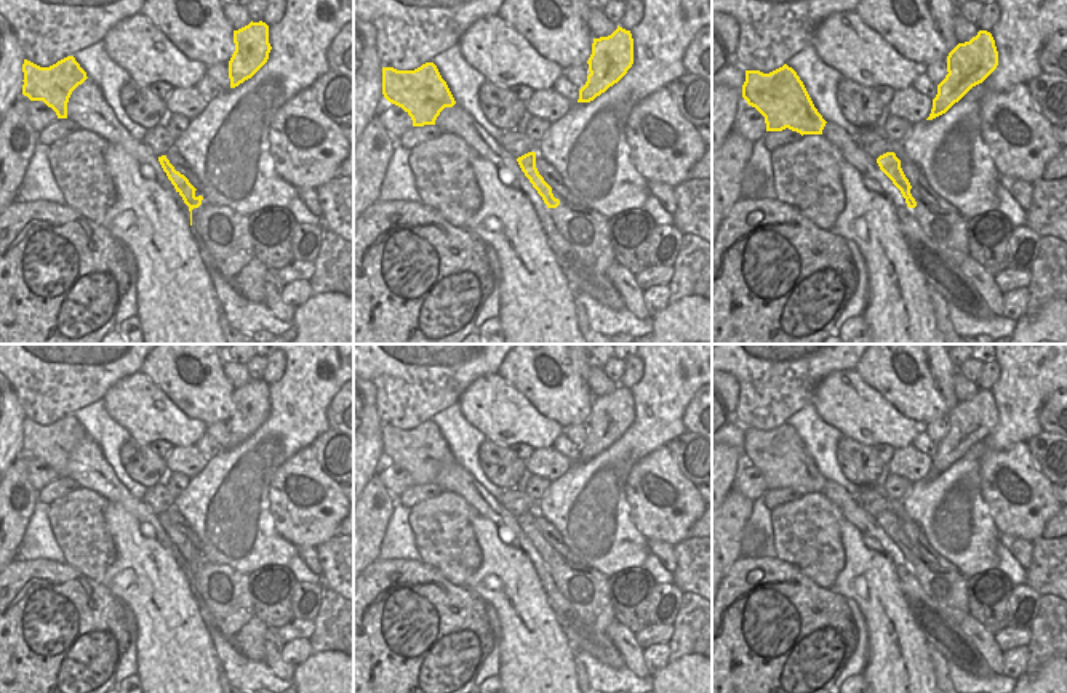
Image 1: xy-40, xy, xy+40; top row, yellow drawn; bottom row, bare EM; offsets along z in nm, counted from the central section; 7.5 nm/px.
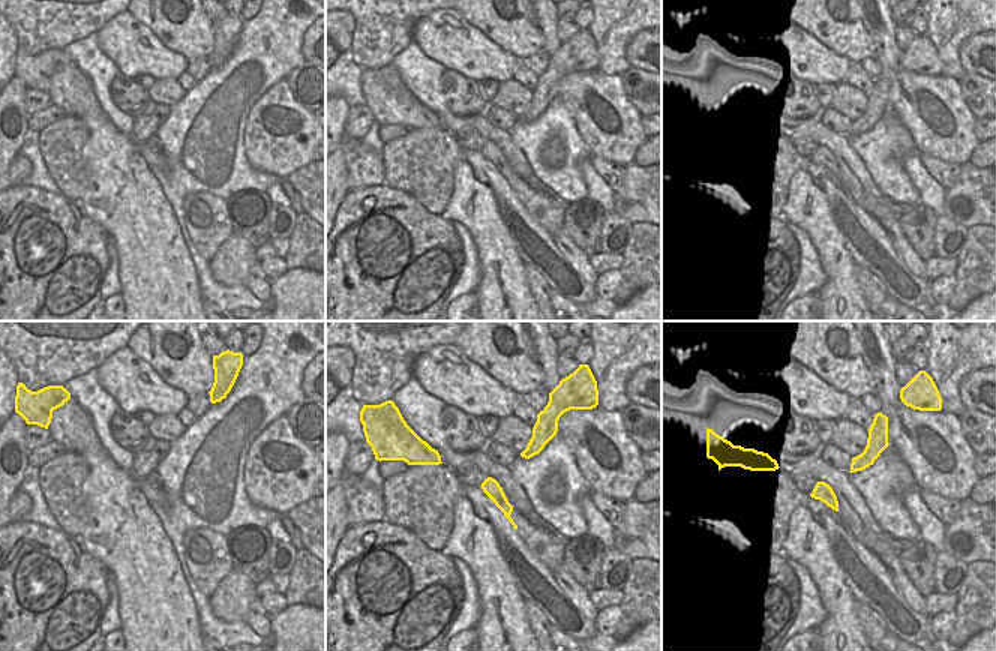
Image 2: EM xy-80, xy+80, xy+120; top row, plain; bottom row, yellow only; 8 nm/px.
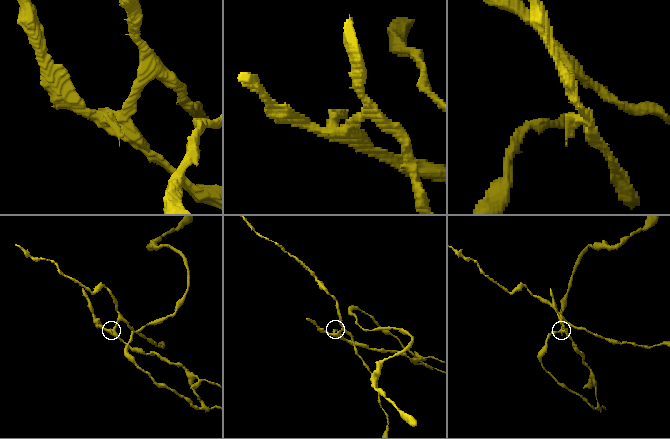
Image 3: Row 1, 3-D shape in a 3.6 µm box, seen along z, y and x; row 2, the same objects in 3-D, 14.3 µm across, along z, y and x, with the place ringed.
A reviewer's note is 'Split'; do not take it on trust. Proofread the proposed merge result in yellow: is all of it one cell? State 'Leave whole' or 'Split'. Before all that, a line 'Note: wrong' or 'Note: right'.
Note: right
Split.

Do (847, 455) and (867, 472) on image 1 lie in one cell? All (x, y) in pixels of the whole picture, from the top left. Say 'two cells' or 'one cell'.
one cell

